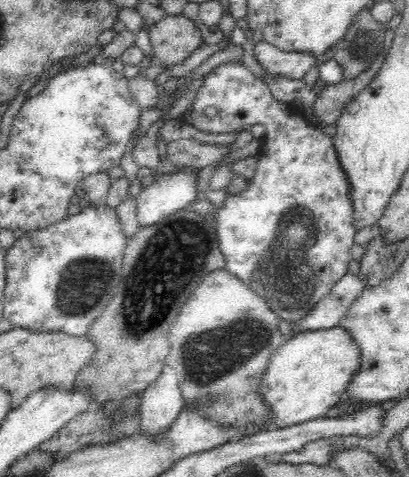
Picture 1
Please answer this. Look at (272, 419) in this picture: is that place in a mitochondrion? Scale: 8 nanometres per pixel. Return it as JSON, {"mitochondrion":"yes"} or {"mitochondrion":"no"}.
{"mitochondrion":"no"}

